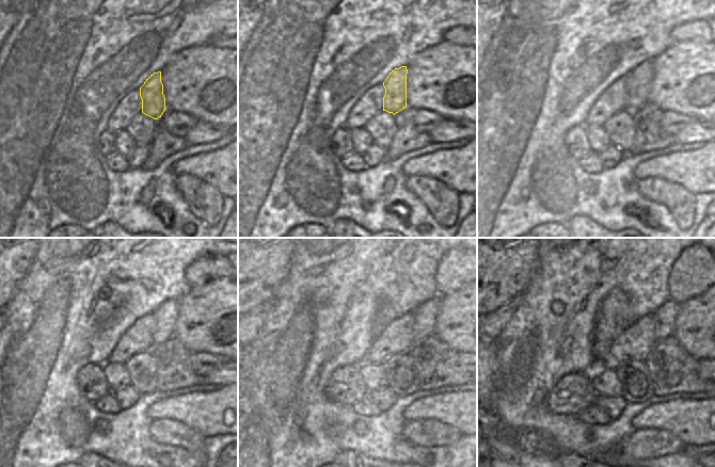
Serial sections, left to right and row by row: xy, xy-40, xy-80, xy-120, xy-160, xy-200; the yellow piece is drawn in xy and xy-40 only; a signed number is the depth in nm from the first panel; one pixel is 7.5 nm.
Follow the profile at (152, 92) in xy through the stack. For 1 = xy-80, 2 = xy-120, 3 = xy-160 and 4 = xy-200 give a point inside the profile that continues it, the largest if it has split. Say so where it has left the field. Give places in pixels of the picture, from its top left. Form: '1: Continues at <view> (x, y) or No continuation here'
1: Continues at xy-80 (638, 81)
2: Continues at xy-120 (165, 315)
3: Continues at xy-160 (425, 316)
4: Continues at xy-200 (664, 317)

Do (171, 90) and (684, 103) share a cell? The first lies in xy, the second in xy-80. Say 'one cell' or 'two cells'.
one cell

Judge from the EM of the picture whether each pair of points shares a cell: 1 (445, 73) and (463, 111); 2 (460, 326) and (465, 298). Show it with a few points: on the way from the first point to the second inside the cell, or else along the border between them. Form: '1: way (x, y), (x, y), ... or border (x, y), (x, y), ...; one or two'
1: way (442, 85), (441, 102), (450, 109); one
2: way (465, 319), (465, 305); one

